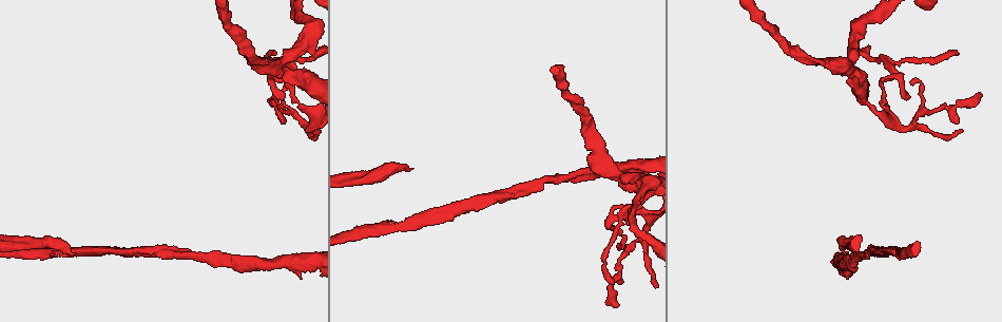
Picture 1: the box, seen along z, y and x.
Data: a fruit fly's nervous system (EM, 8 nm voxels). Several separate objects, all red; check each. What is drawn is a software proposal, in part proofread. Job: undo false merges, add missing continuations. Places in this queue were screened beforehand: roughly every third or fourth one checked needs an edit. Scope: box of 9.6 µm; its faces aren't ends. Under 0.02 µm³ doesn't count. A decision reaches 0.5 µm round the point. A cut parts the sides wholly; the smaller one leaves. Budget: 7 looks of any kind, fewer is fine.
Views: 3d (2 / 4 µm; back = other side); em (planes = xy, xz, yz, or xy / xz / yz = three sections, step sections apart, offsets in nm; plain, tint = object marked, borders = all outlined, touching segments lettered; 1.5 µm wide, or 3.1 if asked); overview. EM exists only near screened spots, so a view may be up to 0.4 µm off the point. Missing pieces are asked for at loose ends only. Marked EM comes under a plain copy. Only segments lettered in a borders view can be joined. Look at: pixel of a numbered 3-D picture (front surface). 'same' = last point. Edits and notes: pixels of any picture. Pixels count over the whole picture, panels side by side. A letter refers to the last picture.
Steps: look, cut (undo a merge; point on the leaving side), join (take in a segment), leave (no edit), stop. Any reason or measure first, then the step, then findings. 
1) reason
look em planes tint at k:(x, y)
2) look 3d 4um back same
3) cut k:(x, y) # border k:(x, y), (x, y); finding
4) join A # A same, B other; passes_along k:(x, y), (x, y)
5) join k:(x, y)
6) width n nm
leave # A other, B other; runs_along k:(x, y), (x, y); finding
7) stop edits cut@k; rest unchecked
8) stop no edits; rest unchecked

thick turns thin
look 3d 2um at 1:(595, 154)

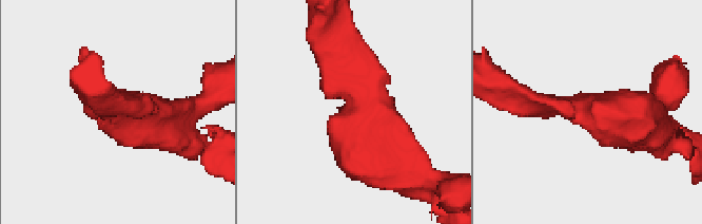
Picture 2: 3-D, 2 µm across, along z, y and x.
arm_widths 220, 420 nm
look em planes tint at 2:(356, 107)

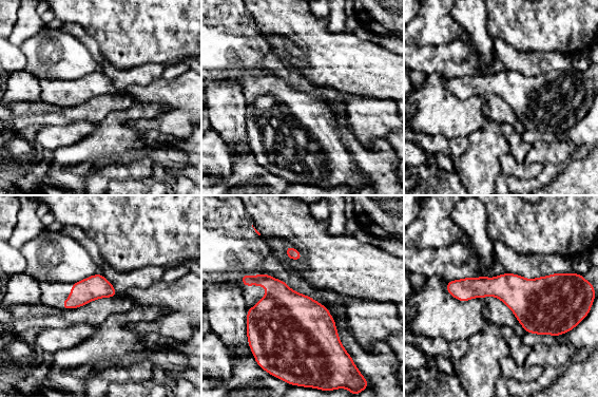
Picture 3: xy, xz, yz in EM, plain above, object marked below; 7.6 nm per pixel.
what lies round it
look em planes borders same

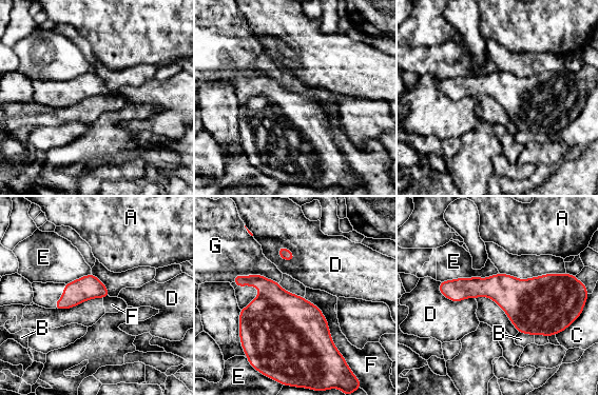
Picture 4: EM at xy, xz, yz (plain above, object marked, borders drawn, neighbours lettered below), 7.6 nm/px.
leave # A other, B other, C other, D other, E other, F other, G other; border 4:(232, 279), (262, 274), (278, 282); all the same neuron

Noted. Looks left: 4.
an open end
look em yz step 4 borders at 1:(850, 272)

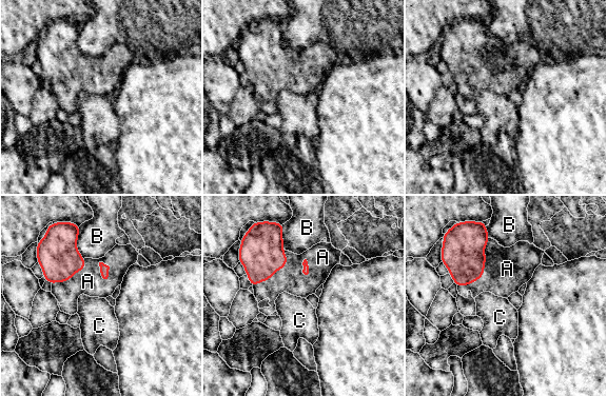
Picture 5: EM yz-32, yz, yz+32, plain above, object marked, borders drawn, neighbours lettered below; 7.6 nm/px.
join A # A same, B other, C other; passes_along 5:(463, 252), (484, 269), (507, 269); it goes on there

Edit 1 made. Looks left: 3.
branch stops here
look 3d 4um at 1:(846, 252)

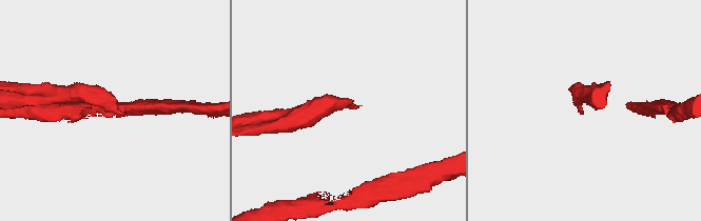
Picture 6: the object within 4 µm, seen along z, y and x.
look em planes borders at 6:(354, 108)

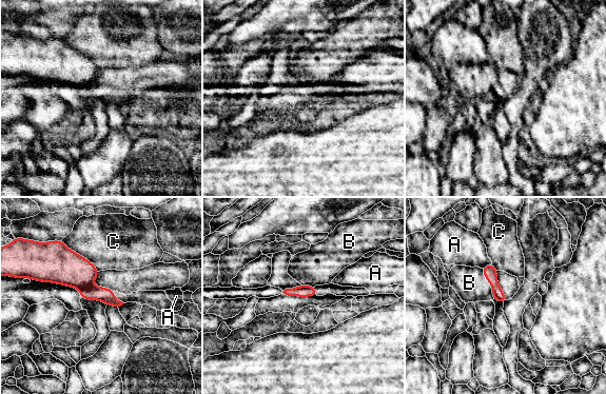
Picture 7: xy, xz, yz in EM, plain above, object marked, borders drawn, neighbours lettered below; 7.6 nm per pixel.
join B # A other, B same, C other; passes_along 7:(490, 273), (489, 283), (469, 282); it goes on there

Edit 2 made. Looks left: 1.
stop edits join@5, join@7; rest unchecked

